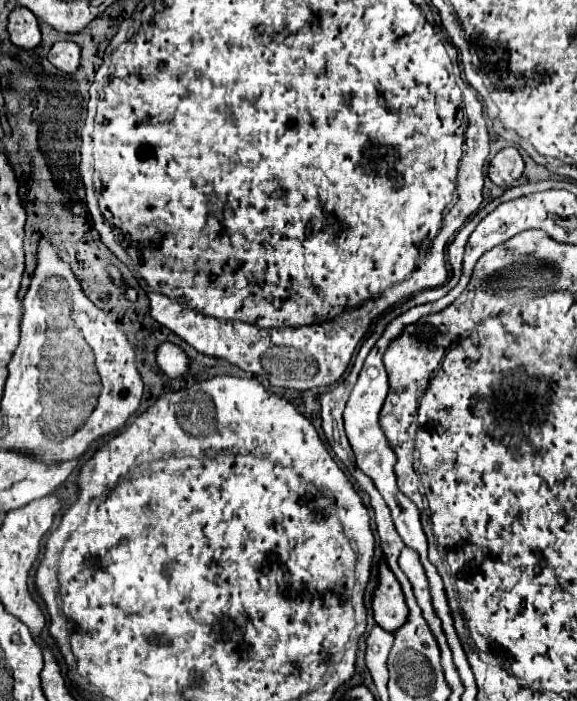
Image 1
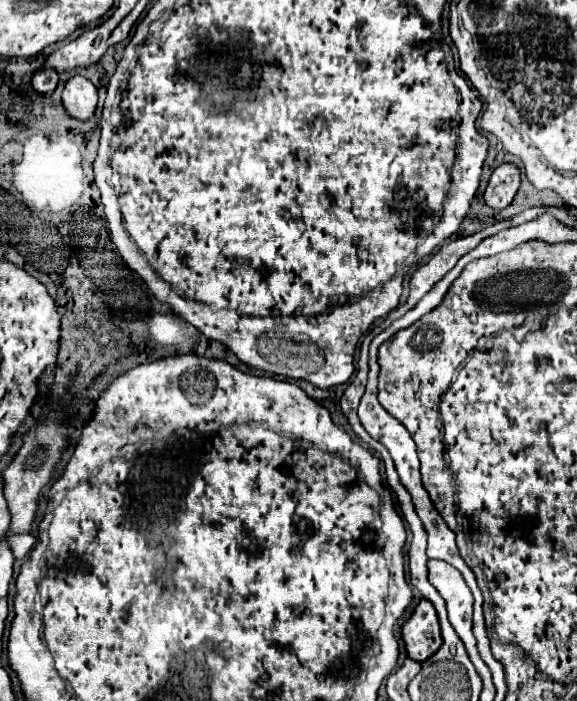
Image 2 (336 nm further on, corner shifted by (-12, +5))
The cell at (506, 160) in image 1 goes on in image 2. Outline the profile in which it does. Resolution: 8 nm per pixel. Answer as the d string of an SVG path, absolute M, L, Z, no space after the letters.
M502 164L492 172L492 176L488 180L488 186L484 192L484 202L492 210L500 212L512 204L512 198L514 198L518 186L520 186L518 168L514 164Z

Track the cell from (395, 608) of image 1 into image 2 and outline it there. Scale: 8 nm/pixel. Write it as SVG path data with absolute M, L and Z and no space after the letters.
M420 600L410 620L402 626L402 638L408 658L416 662L428 660L442 646L438 616L428 600Z

